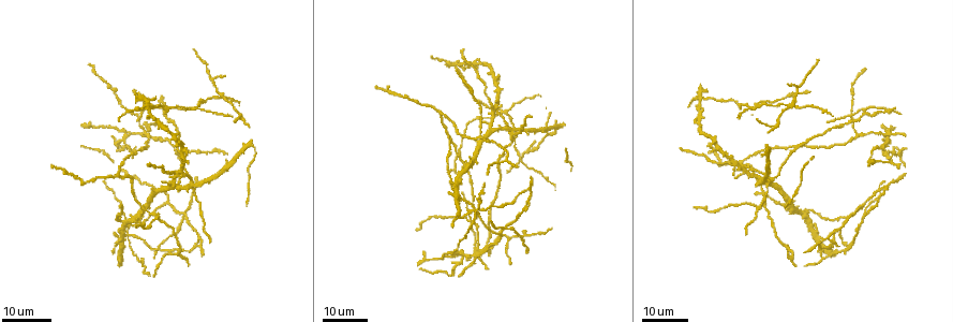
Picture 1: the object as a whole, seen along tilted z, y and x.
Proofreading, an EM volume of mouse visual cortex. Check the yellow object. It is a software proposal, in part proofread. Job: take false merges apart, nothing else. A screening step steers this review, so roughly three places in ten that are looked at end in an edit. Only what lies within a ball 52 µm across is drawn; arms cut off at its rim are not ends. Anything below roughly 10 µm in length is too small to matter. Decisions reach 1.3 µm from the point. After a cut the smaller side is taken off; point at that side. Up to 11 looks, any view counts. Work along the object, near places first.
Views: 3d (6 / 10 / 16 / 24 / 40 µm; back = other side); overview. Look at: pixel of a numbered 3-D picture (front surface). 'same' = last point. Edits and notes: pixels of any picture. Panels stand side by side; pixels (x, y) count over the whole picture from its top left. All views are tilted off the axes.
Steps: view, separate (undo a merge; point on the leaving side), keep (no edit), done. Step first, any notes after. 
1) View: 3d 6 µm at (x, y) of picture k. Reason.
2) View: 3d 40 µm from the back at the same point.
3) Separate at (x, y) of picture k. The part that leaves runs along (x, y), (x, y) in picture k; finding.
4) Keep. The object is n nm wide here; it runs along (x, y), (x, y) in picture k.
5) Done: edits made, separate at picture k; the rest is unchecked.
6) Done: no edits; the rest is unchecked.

View: 3d 16 µm at (745, 166) of picture 1.

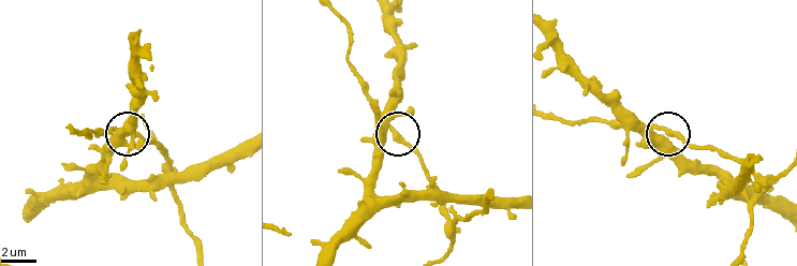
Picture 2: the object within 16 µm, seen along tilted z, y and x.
View: 3d 6 µm at (664, 127) of picture 2.

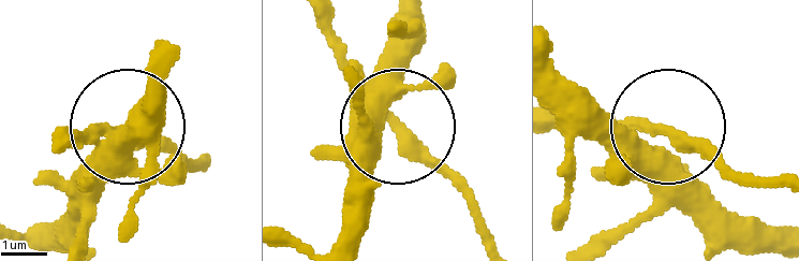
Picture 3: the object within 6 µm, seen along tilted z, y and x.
Keep. All the same neuron.

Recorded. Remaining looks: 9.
View: 3d 24 µm at (479, 134) of picture 1. A fork.

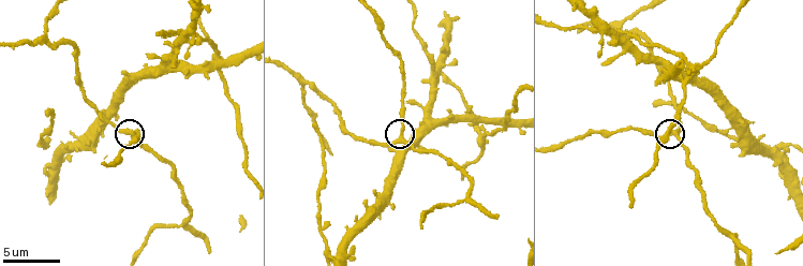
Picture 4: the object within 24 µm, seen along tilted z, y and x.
View: 3d 10 µm at (671, 135) of picture 4.

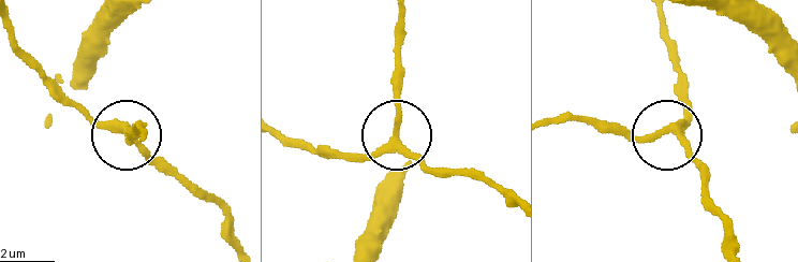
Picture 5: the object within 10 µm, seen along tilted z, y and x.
Keep. 3 arms meet here; continuous, no second neuron.

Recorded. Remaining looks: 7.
View: 3d 16 µm at (45, 145) of picture 4. Sudden change in width.

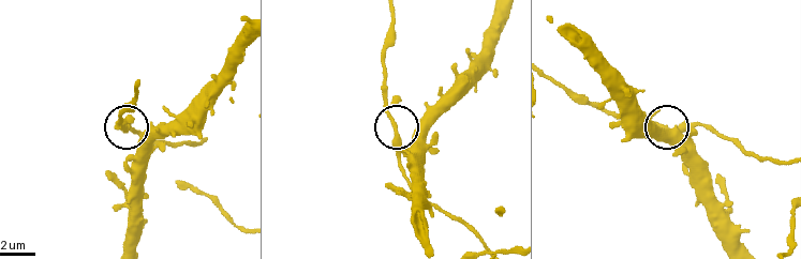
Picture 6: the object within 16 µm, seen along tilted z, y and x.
View: 3d 16 µm from the back at (125, 128) of picture 6.

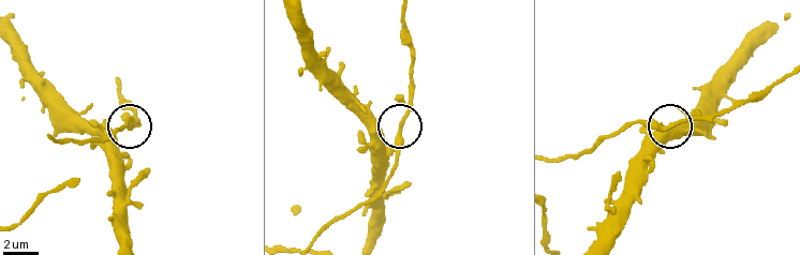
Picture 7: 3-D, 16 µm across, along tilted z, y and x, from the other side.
Keep. 3 arms meet here; all the same neuron.

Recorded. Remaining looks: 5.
View: 3d 16 µm at (128, 134) of picture 1. Four-way junction.

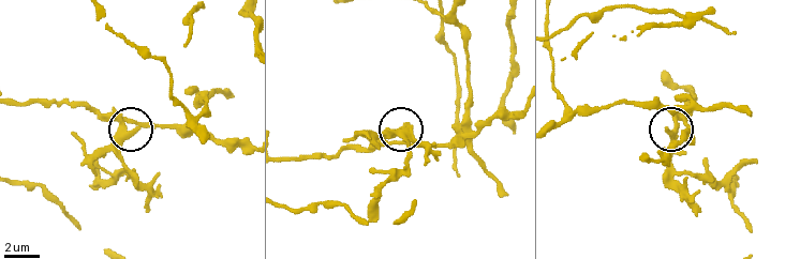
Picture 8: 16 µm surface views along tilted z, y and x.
View: 3d 10 µm at (123, 127) of picture 8. Zoom in.

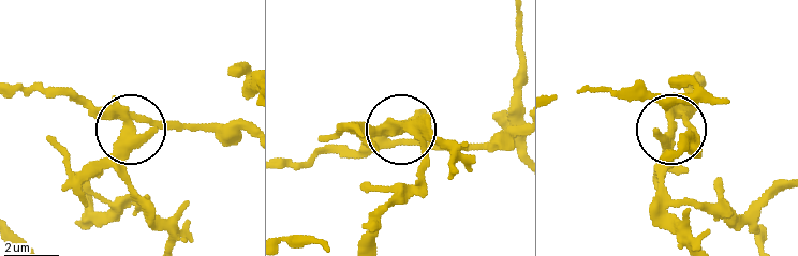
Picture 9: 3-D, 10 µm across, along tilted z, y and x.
Separate at (128, 157) of picture 9. 4 arms meet here; two neurons meet here.

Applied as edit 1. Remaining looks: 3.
View: overview. Redraw.

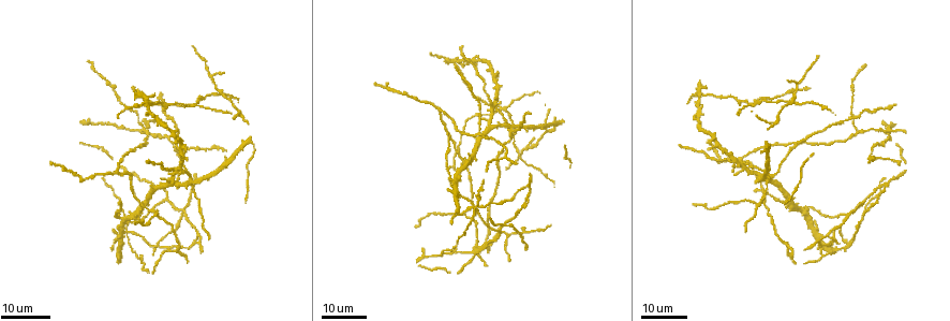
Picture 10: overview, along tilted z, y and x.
View: 3d 24 µm at (143, 126) of picture 10. Branch point.

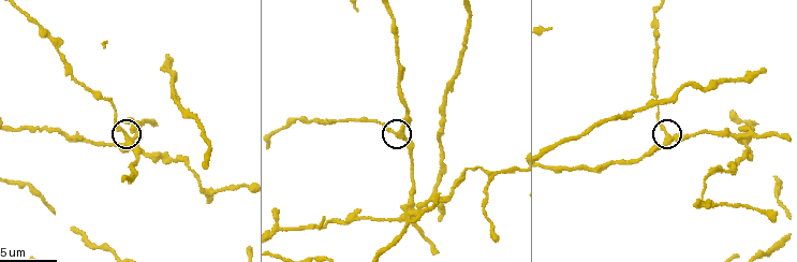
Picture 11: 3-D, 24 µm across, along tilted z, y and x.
View: 3d 6 µm at (401, 138) of picture 11. Zoom in.

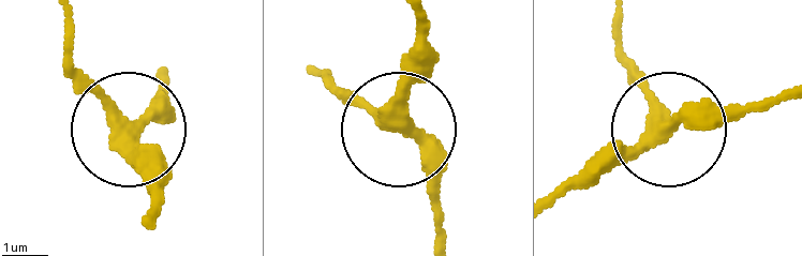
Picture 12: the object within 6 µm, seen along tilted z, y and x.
Keep. It runs along (417, 15), (419, 58), (399, 130), (327, 80) in picture 12; continuous, no second neuron.

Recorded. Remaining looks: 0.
Done: edits made, separate at picture 9; the rest is unchecked.

